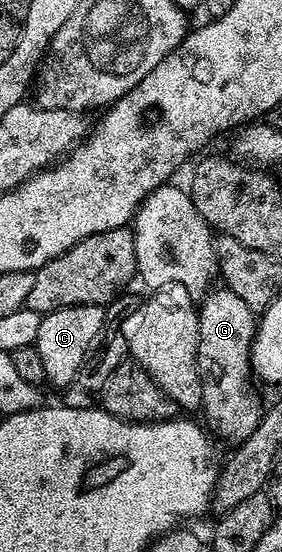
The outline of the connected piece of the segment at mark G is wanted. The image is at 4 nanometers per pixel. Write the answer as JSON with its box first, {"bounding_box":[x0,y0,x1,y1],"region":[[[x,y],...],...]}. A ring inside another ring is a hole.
{"bounding_box":[197,286,263,446],"region":[[[224,286],[217,287],[205,293],[197,310],[200,411],[205,412],[204,423],[214,437],[222,436],[230,440],[230,445],[236,446],[246,440],[255,426],[259,426],[263,415],[263,403],[253,393],[254,381],[251,379],[253,340],[257,336],[258,317],[247,306],[247,302],[239,298],[239,294]]]}

